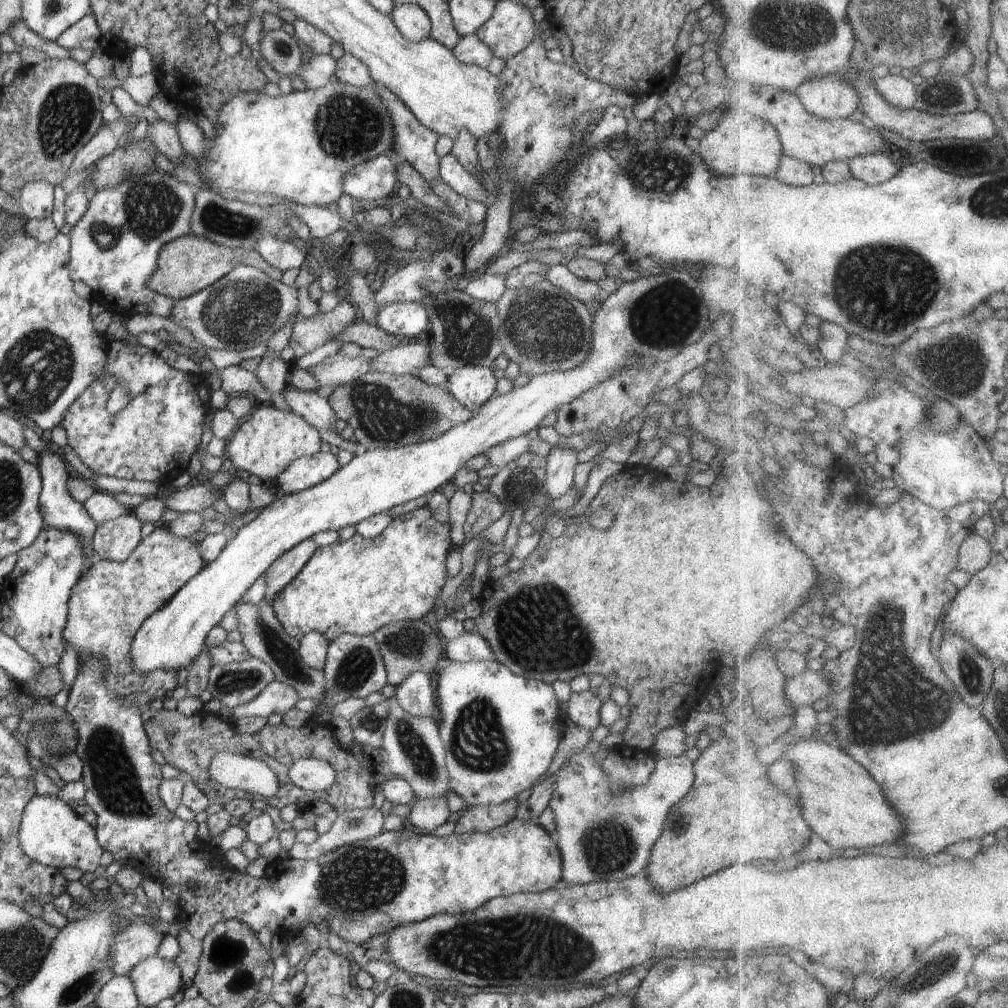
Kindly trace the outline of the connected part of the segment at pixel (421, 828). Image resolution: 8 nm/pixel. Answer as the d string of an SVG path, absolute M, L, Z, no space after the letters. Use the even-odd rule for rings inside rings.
M422 798L414 802L410 814L404 819L417 832L432 833L441 824L444 824L452 814L448 798Z

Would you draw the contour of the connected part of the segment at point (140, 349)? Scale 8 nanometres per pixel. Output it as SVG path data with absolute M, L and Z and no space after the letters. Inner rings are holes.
M118 340L110 341L104 368L118 370L116 380L126 380L126 384L131 384L131 400L124 408L120 408L120 412L108 412L108 409L102 408L102 384L114 384L114 380L93 380L92 384L70 404L68 412L64 412L64 420L60 422L60 426L66 432L67 444L96 474L171 484L178 475L188 470L190 459L200 446L204 420L210 408L210 382L203 374L190 374L172 368L159 353L142 345L133 346Z

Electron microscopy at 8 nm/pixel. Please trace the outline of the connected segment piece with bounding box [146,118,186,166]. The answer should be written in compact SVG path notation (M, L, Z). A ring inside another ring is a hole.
M158 118L154 123L147 124L147 135L156 148L167 156L174 164L180 165L180 162L184 160L186 151L180 142L177 128L170 122L164 122Z

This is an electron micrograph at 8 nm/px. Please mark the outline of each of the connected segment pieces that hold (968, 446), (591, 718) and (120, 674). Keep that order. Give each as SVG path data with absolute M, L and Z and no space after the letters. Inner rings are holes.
M964 418L956 428L944 434L922 434L918 430L910 432L902 442L900 472L894 478L905 493L912 493L929 505L946 510L970 500L998 502L1006 494L1006 475L1000 465L991 449L990 440L984 438L974 424Z
M589 688L587 691L571 694L566 712L576 726L592 731L600 724L600 706L602 700Z
M159 525L150 536L145 536L136 550L124 562L97 560L83 572L72 588L69 600L69 620L62 640L77 652L77 668L82 666L84 655L102 658L106 664L106 688L118 698L146 692L151 700L163 698L178 686L178 673L172 670L155 670L142 674L134 668L130 648L140 625L152 612L162 608L205 562L200 558L198 543L186 537L174 536L164 525Z

